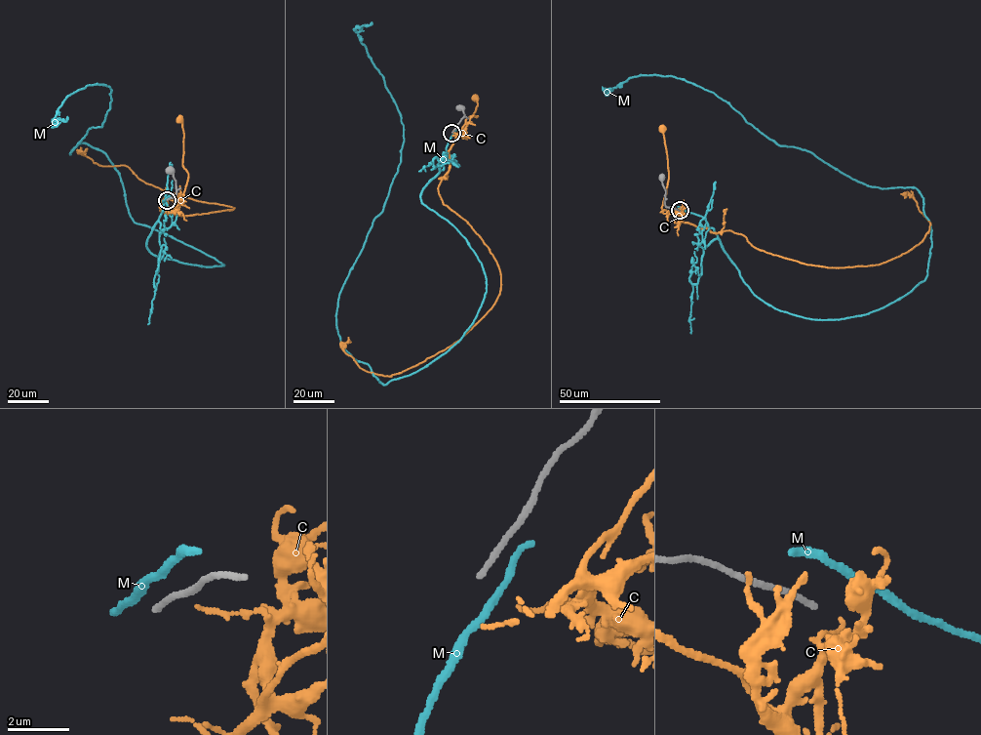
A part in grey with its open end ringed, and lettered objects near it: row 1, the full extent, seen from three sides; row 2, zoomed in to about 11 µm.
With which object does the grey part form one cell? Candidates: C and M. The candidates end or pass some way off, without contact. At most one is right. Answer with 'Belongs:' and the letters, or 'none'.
Belongs: none

